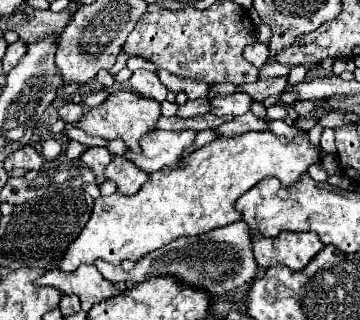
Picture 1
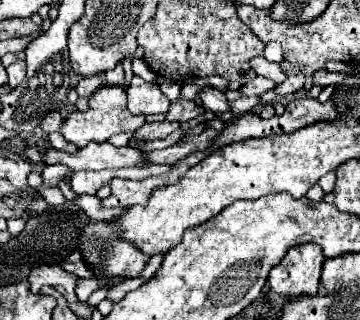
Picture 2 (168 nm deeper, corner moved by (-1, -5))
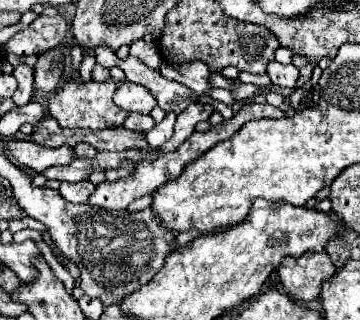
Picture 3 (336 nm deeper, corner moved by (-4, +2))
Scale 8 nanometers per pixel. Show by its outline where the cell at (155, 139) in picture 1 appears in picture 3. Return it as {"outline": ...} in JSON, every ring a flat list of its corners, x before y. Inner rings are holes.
{"outline":[[24,139,8,141,6,149,20,165,24,165,36,173,40,173,48,167,54,167,54,165,68,165,74,155,74,149,70,149,66,145,60,149,48,149,48,147,40,147,36,143,24,141]]}

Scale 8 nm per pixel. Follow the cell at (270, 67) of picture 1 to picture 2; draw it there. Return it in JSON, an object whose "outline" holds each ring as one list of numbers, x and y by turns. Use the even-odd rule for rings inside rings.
{"outline":[[255,76,251,82,247,82,247,84,243,84,241,86,241,90,243,90,243,94,245,96,255,96,255,94,265,94,267,90,273,90,275,88,275,84,271,82,271,80,265,80,265,78,261,78,261,76]]}

